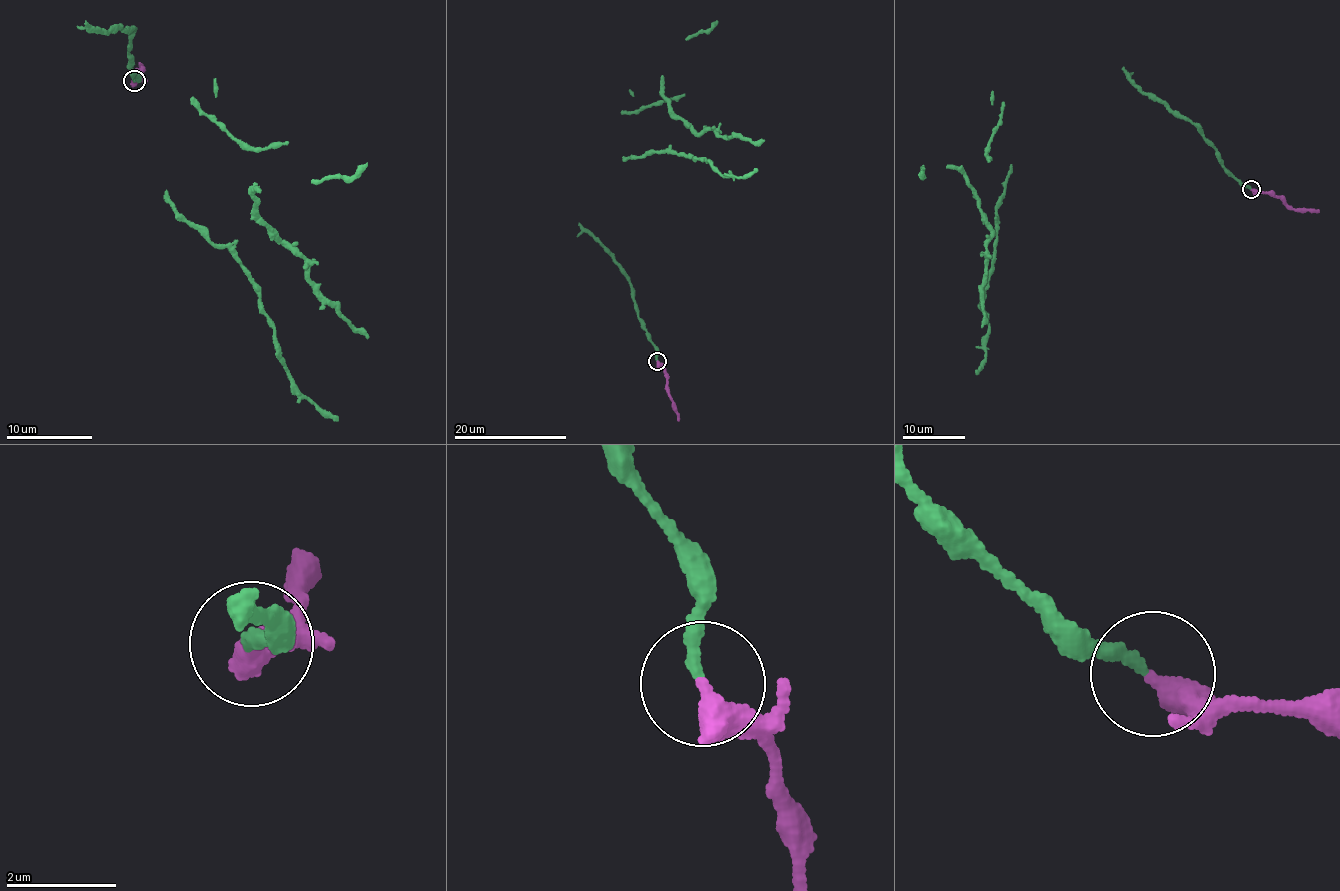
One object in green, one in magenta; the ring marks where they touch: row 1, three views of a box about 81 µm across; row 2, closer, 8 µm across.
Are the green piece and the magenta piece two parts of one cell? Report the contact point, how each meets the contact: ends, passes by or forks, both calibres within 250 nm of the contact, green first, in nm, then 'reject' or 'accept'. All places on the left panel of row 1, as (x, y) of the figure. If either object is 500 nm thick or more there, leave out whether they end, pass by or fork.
place (134, 80); calibres 240 and 500 nm; accept

